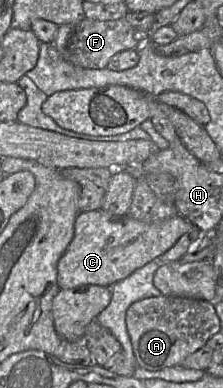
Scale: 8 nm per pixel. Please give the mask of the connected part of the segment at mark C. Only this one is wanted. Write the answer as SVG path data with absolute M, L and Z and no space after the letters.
M103 210L82 211L74 222L73 239L57 263L57 284L60 289L83 285L112 286L148 262L162 256L193 226L181 215L160 222L146 223L127 215L114 216Z

